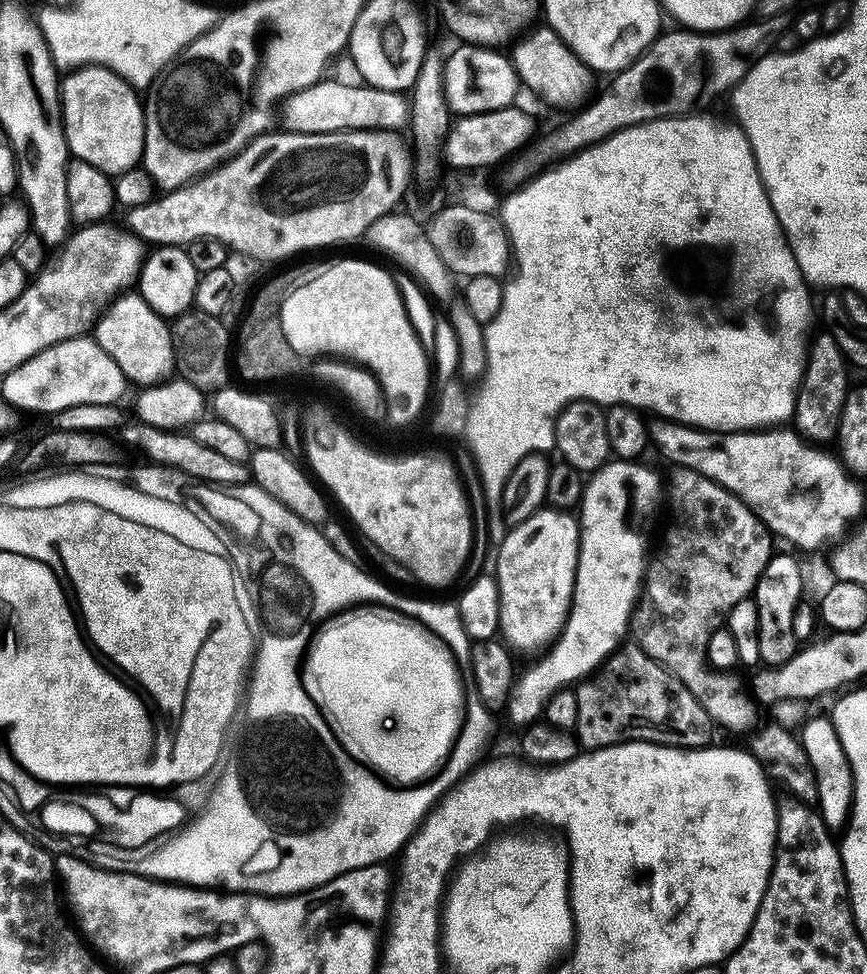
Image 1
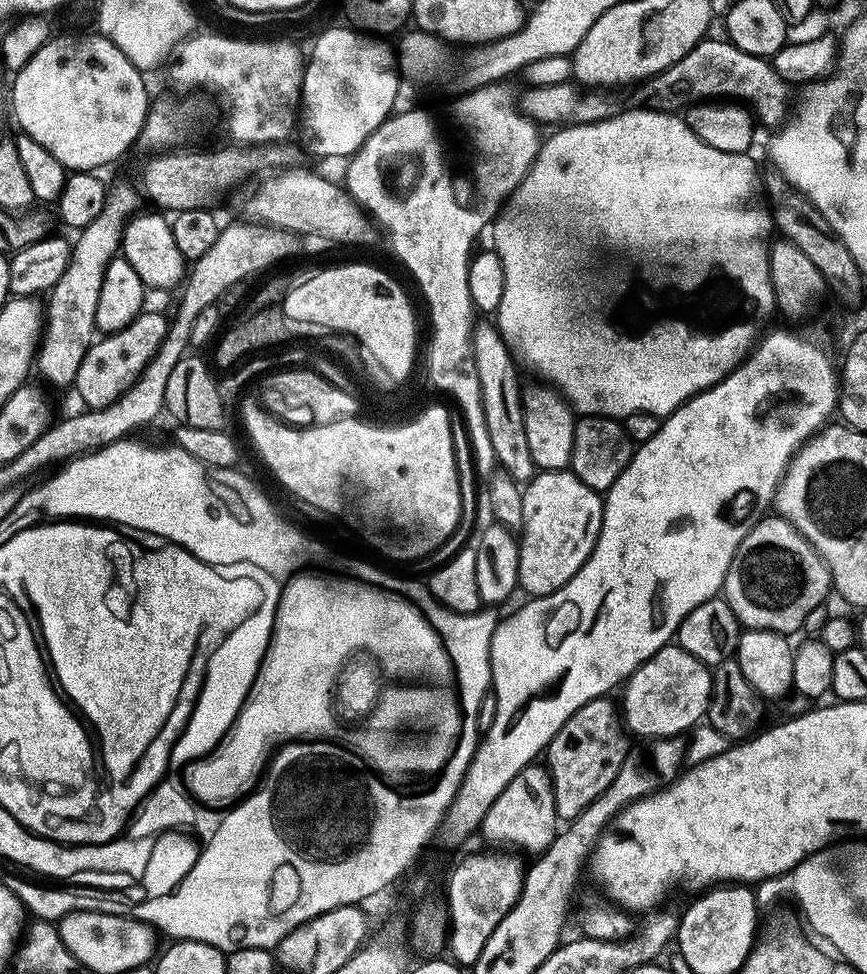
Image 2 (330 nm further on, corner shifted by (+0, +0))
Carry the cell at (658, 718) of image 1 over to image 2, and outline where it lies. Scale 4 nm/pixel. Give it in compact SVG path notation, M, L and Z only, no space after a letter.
M601 698L586 702L561 726L548 744L546 767L552 773L556 814L561 821L575 820L583 808L593 804L607 790L610 782L614 782L629 754L626 724L617 705L615 708L610 701Z

